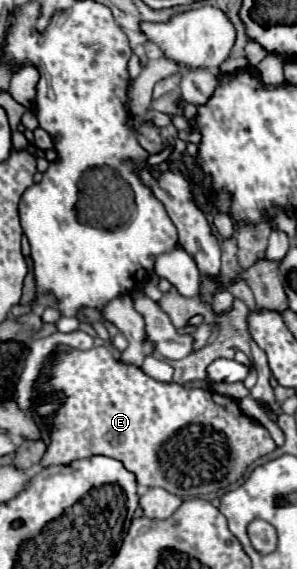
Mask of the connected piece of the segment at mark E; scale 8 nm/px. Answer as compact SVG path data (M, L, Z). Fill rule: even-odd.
M95 346L85 352L71 350L67 354L57 354L53 370L41 388L39 402L49 404L39 404L35 414L49 430L51 440L41 460L43 466L69 464L93 454L105 454L121 460L125 468L137 476L139 486L159 486L183 498L219 492L235 484L255 460L277 448L269 430L243 414L237 400L207 388L185 388L175 382L157 382L143 374L141 368L115 360L105 346Z

